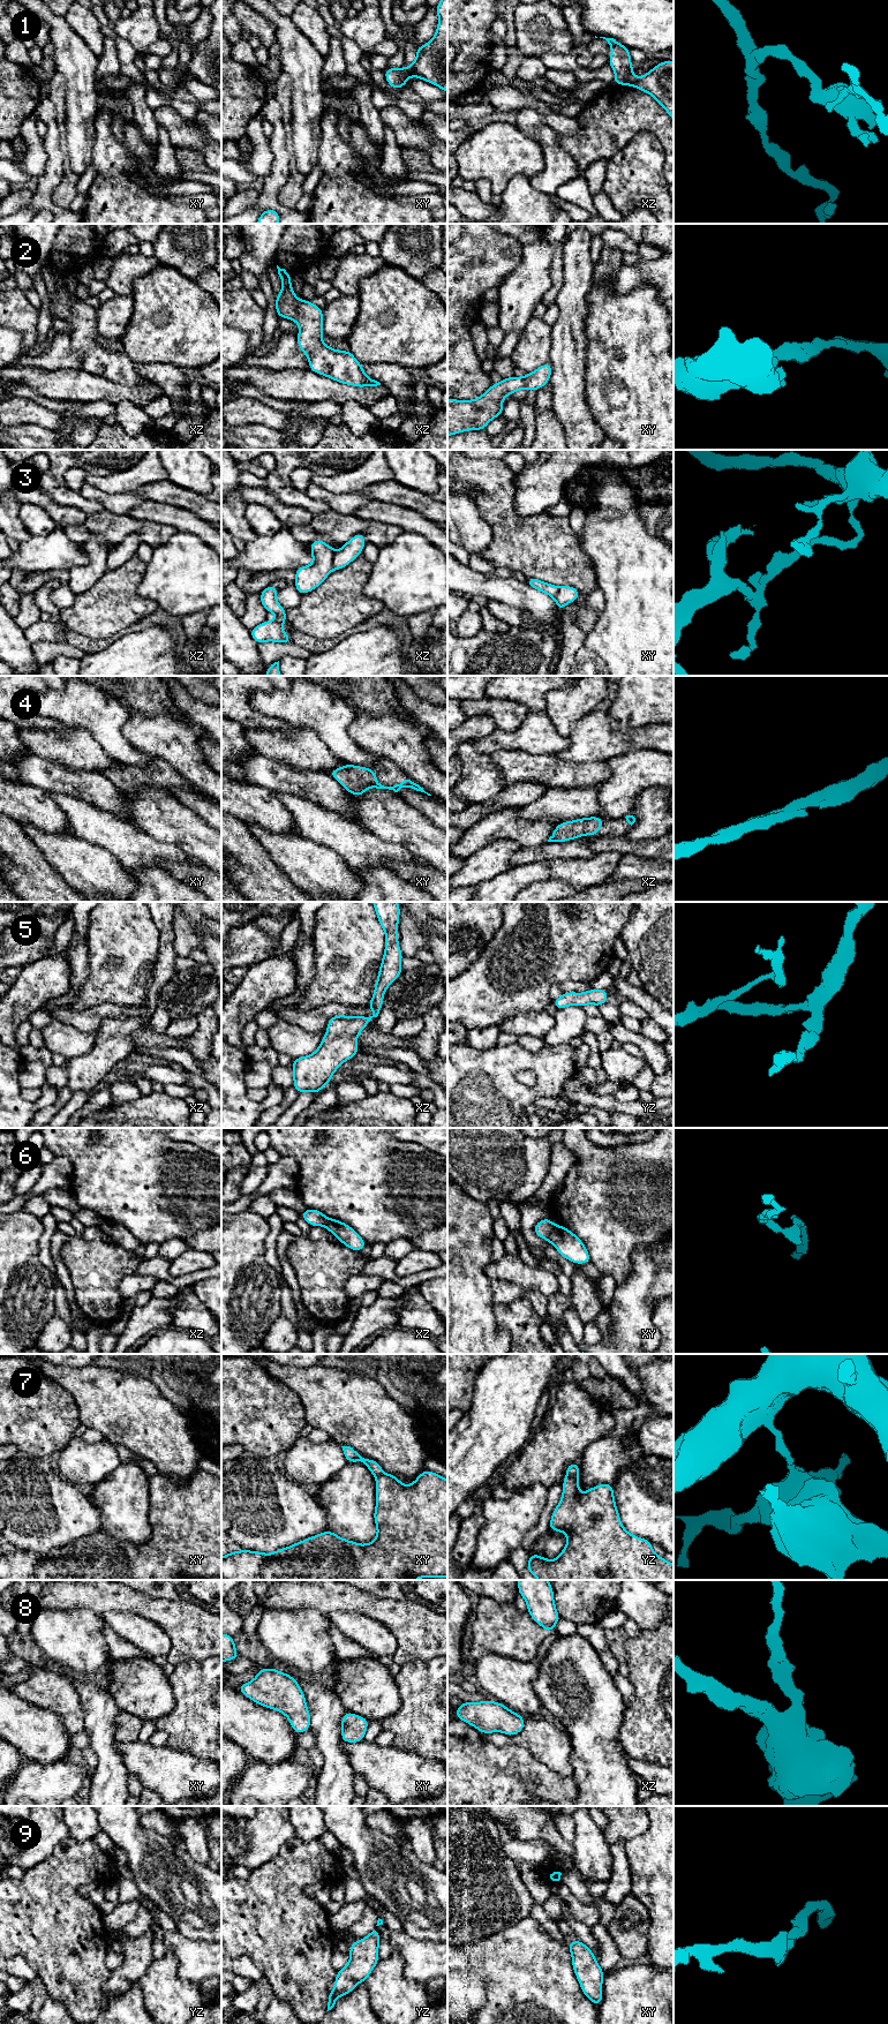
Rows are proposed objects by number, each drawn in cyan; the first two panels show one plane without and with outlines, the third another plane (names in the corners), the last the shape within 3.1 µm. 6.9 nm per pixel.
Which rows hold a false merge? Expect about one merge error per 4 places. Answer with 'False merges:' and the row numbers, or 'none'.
False merges: 3, 6, 7

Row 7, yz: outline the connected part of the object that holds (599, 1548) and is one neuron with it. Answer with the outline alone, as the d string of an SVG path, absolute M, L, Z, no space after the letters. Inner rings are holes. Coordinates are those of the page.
M566 1475L560 1502L549 1523L552 1532L563 1532L567 1542L554 1560L532 1553L527 1571L539 1580L673 1580L673 1564L653 1551L653 1543L631 1535L622 1525L612 1484L602 1483L579 1495L578 1475Z

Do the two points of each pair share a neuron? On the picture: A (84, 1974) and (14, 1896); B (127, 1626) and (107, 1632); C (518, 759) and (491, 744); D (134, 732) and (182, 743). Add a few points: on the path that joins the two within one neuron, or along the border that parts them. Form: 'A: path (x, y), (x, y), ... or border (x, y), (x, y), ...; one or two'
A: path (67, 1954), (67, 1950), (28, 1911); one
B: border (104, 1622), (117, 1634), (135, 1645); two
C: border (528, 752), (496, 751), (491, 755); two
D: path (145, 734), (164, 736), (171, 739); one

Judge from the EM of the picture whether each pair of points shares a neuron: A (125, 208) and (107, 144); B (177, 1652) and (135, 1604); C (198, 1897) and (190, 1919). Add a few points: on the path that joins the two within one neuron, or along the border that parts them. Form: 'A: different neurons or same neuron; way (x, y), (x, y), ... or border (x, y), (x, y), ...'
A: same neuron; way (115, 192), (115, 177), (112, 173), (110, 160)
B: same neuron; way (177, 1637), (177, 1632), (150, 1608)
C: same neuron; way (198, 1903), (198, 1911), (196, 1913)

